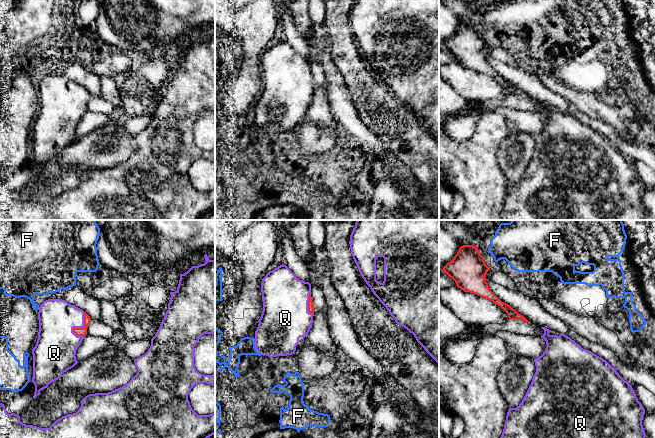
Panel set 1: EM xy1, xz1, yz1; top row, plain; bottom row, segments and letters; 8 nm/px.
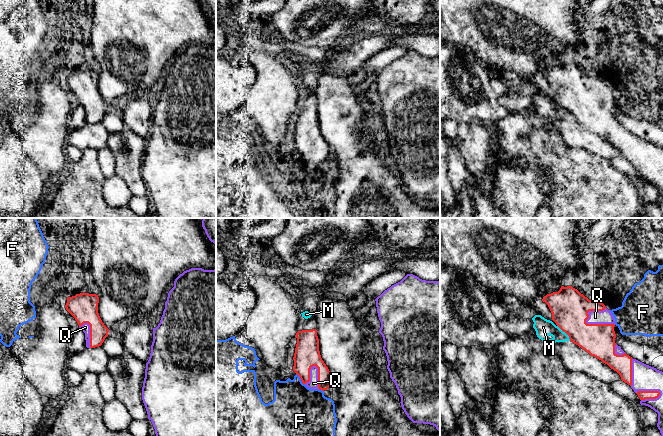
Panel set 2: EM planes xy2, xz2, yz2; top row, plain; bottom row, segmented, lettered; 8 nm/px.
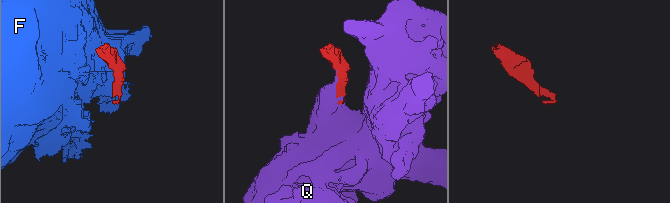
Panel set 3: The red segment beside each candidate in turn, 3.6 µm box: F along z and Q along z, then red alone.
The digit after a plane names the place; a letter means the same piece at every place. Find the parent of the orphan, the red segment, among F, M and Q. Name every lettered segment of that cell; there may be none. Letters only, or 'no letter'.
Q

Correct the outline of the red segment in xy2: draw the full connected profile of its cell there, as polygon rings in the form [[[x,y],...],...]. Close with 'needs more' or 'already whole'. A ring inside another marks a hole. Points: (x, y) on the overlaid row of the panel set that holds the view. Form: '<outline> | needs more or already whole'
[[[80,293],[68,297],[65,305],[66,310],[75,318],[79,328],[85,333],[87,348],[101,346],[109,332],[99,316],[98,303],[98,295]]] | needs more

